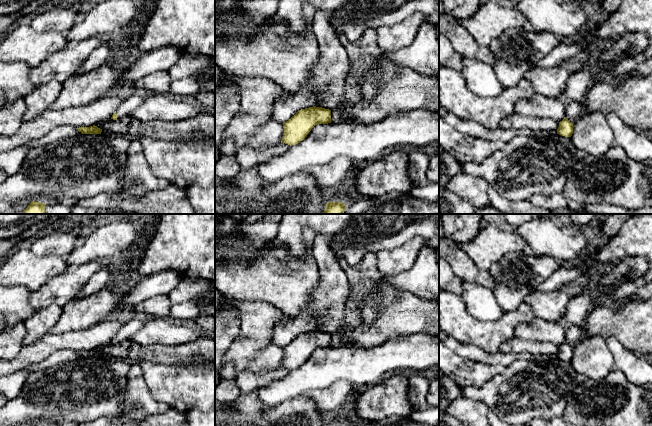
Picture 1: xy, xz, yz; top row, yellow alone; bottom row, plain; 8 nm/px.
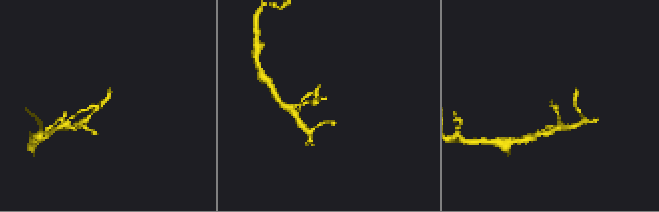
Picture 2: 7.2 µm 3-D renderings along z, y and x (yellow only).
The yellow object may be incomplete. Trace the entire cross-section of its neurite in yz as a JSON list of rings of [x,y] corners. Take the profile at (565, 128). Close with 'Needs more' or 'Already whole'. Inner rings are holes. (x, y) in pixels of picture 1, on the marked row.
[[[566,117],[559,122],[557,134],[565,137],[571,137],[573,134],[573,124]]]. Already whole

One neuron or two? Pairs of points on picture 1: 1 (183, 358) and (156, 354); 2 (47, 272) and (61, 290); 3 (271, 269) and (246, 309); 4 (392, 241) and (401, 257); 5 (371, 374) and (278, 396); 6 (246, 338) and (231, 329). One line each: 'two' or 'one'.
1: one
2: two
3: two
4: two
5: one
6: two

